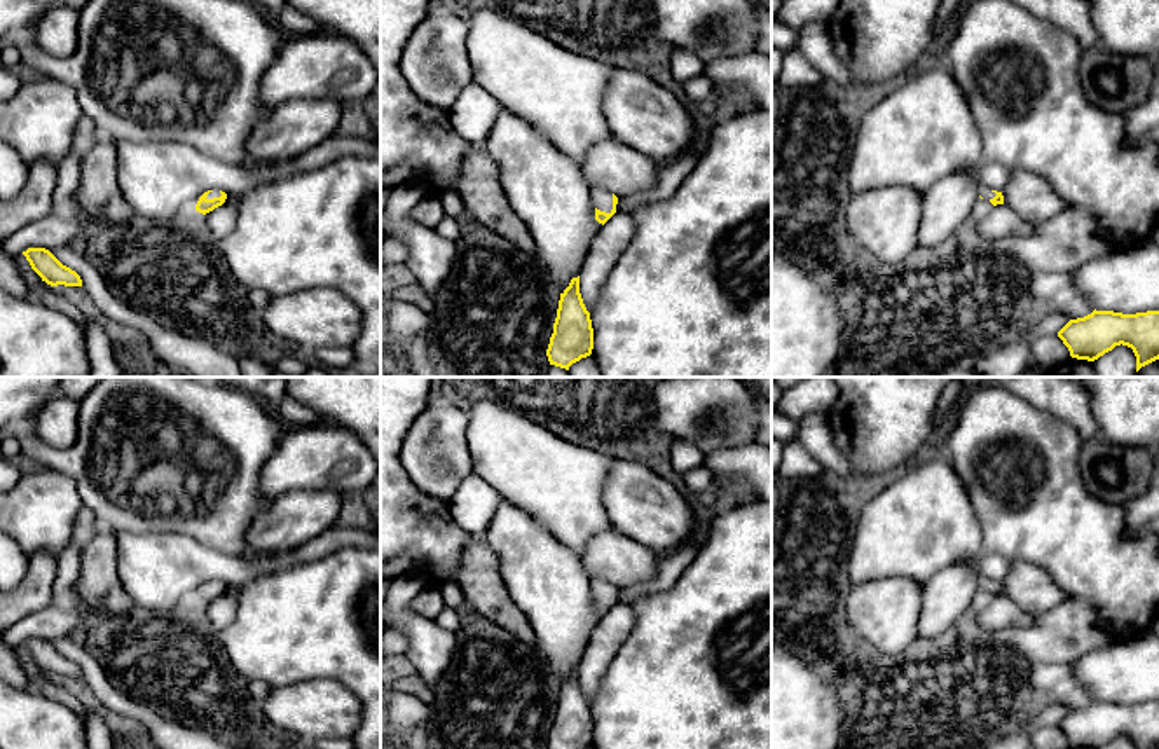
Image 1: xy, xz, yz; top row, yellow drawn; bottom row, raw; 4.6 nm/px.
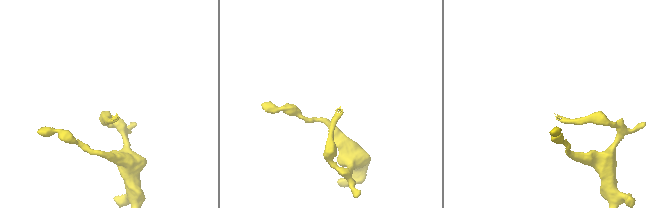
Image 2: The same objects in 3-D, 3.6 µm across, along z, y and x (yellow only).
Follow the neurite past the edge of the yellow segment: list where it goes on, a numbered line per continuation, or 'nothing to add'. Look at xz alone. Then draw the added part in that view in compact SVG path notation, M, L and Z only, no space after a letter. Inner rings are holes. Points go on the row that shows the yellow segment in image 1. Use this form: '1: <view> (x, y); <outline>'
1: xz (603, 199); M592 187L590 189L592 199L595 203L595 208L606 213L611 213L613 210L613 194L599 189L599 187Z

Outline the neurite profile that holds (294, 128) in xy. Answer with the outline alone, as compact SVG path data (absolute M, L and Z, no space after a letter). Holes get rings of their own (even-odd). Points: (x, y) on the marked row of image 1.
M290 100L278 105L246 141L246 166L290 161L337 131L342 103L337 100Z

